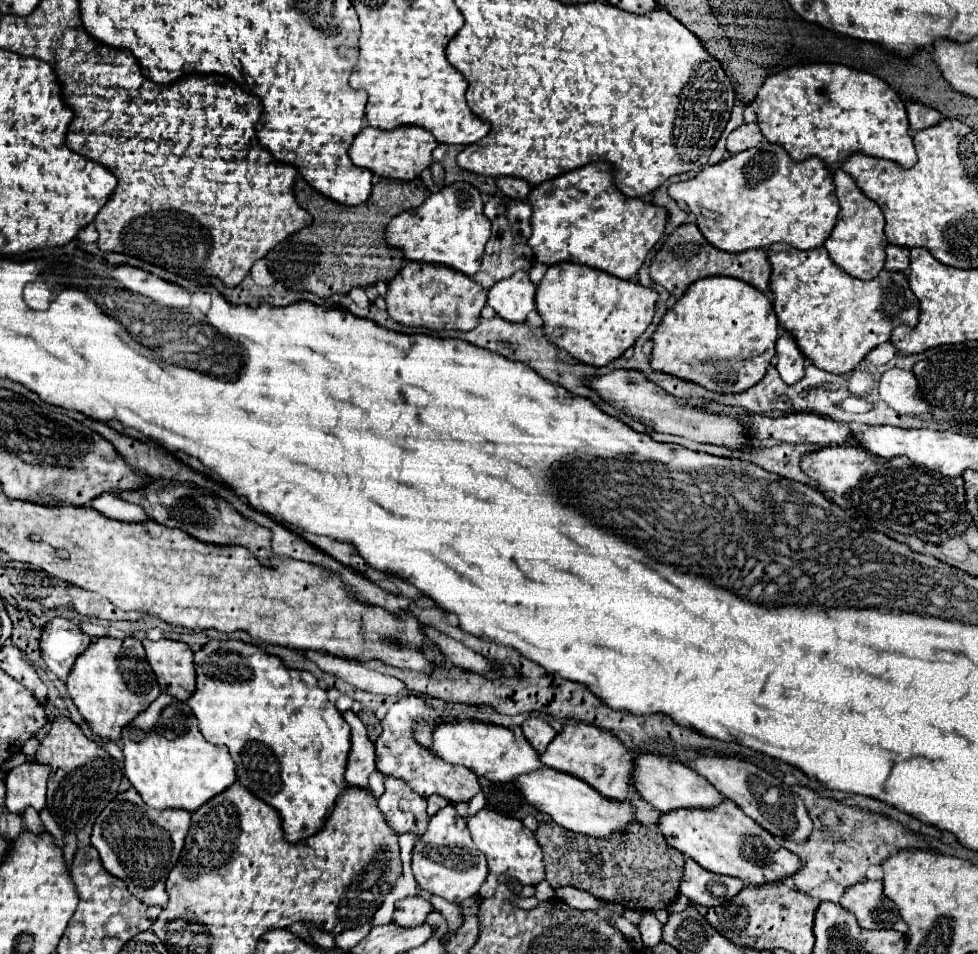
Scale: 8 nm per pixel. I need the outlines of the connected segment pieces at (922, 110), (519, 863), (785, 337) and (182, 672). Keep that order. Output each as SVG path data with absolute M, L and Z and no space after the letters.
M914 101L906 103L906 109L908 109L908 119L910 119L910 129L912 131L920 131L920 129L926 129L926 127L932 127L942 119L942 115L936 109L920 105L920 103L914 103Z
M482 809L476 815L468 817L468 829L472 833L472 839L476 847L486 855L488 867L492 873L500 875L512 875L522 885L536 885L544 879L544 865L542 865L542 849L534 837L534 833L524 827L520 819L506 817L502 813L496 813L492 809Z
M784 331L776 343L776 369L780 373L780 377L784 379L784 383L796 383L804 377L804 369L806 369L806 357L804 353L800 353L800 347L796 345L796 339L792 337L792 333Z
M142 639L142 645L160 689L180 701L186 701L196 687L192 649L186 643L172 639Z

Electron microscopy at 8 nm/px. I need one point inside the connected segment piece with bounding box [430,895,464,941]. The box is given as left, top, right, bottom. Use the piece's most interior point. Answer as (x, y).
(451, 911)

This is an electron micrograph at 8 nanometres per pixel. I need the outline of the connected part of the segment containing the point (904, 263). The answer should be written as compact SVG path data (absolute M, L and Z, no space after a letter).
M888 245L886 247L886 263L884 263L884 269L888 271L906 271L908 269L908 253L910 249L904 249L900 245Z

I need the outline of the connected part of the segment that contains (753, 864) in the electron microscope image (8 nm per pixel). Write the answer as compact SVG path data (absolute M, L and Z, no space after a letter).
M726 801L716 809L676 809L664 813L658 821L660 833L666 837L668 845L678 849L682 855L694 859L706 871L730 875L742 879L748 885L768 885L782 883L800 869L802 861L794 857L792 851L784 849L772 833L756 825L736 803Z

